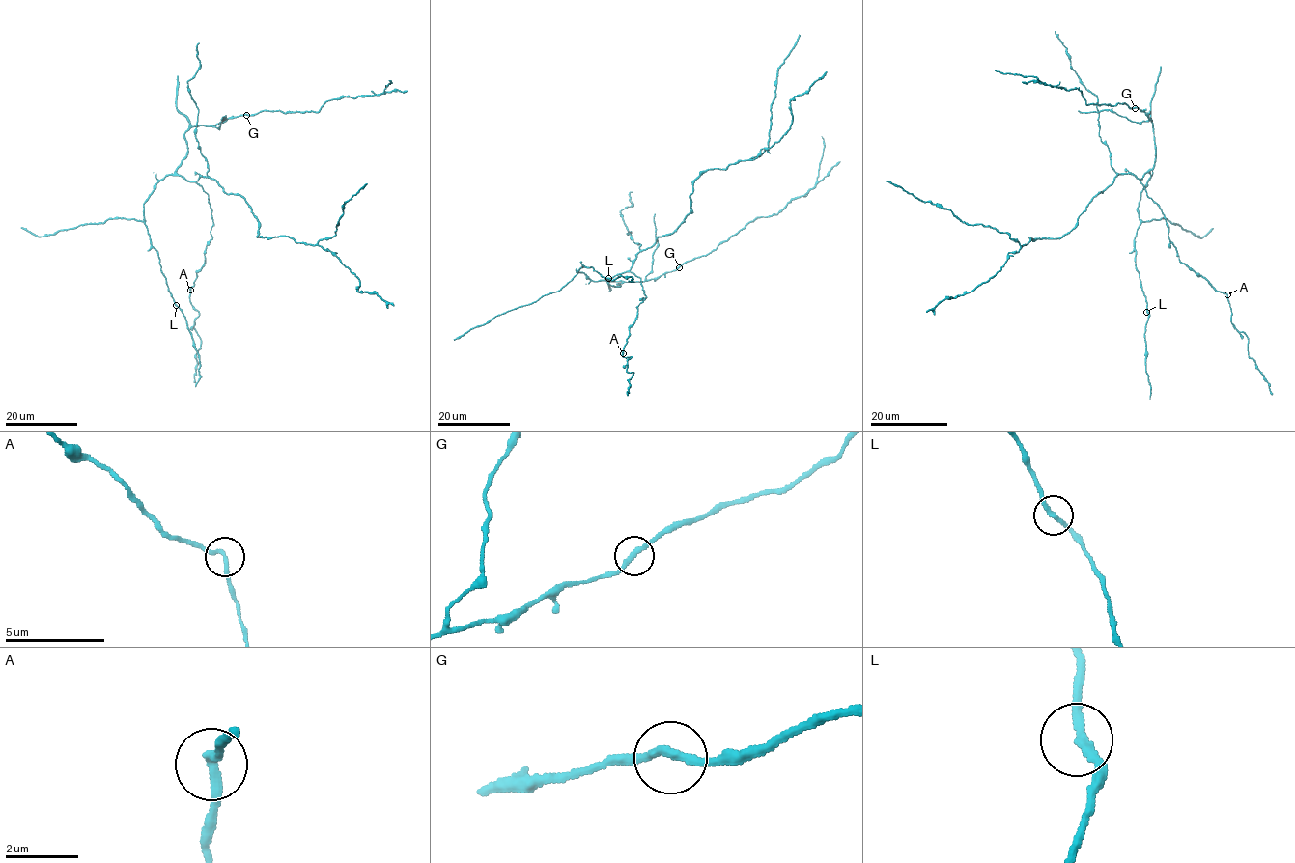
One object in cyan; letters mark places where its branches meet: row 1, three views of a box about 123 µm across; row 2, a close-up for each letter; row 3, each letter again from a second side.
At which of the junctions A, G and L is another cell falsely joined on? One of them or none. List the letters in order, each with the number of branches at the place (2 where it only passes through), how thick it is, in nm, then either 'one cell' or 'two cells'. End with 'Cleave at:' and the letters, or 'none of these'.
A: 2 | 240 nm | one cell
G: 2 | 240 nm | one cell
L: 2 | 240 nm | one cell
Cleave at: none of these

